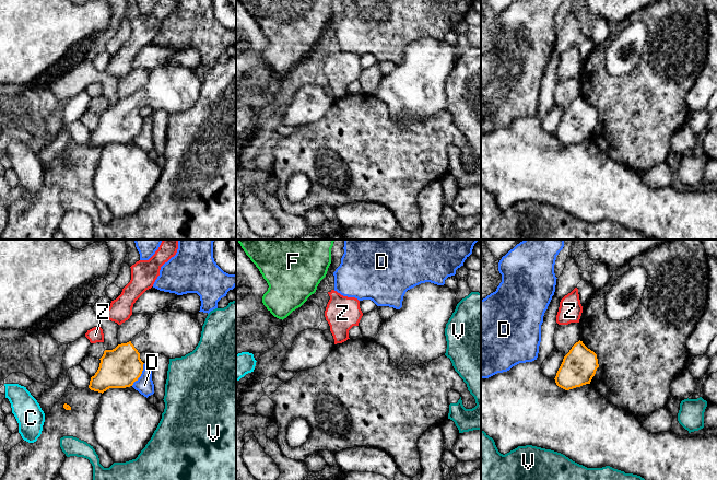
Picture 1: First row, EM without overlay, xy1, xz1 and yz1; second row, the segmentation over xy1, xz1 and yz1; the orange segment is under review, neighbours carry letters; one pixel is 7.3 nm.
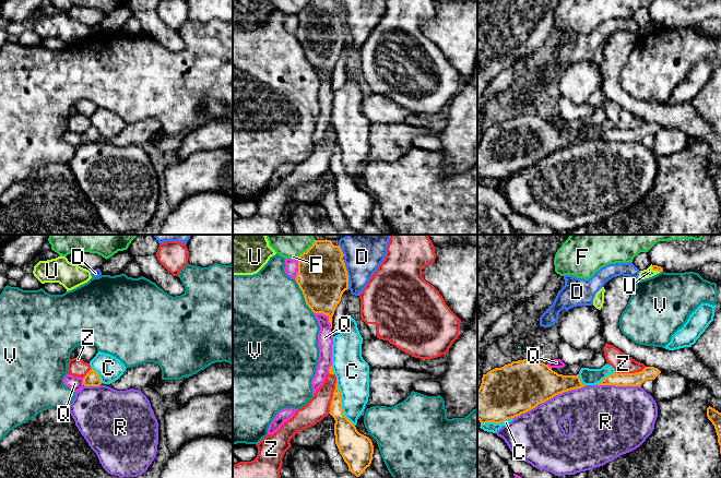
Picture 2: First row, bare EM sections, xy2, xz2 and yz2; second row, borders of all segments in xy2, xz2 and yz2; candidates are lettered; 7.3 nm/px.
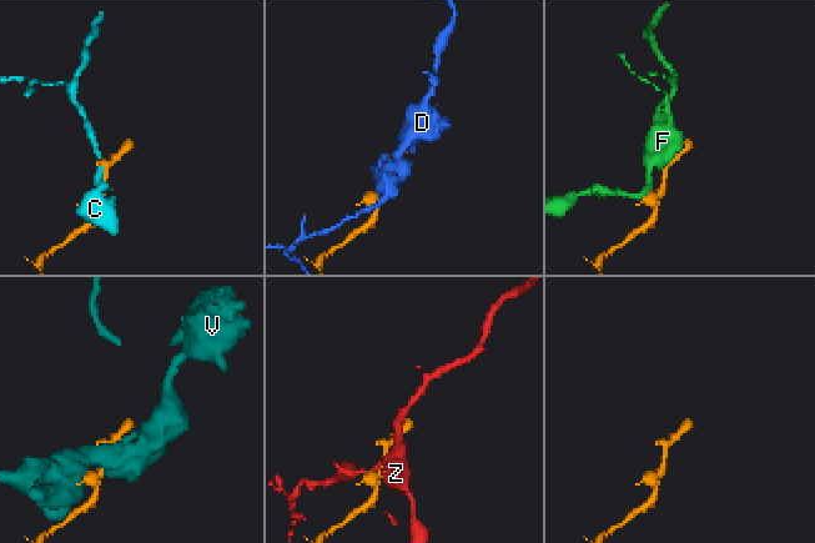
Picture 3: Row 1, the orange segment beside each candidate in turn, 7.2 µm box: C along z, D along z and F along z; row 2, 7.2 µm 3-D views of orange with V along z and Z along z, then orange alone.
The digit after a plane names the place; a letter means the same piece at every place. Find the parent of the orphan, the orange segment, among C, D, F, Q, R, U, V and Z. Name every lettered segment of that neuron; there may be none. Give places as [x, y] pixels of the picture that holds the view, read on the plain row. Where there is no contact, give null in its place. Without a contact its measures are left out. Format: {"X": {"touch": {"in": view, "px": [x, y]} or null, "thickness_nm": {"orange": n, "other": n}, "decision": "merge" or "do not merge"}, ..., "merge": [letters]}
{"C": {"touch": {"in": "xz2", "px": [341, 160]}, "thickness_nm": {"orange": 180, "other": 240}, "decision": "do not merge"}, "D": {"touch": {"in": "xz2", "px": [346, 30]}, "thickness_nm": {"orange": 360, "other": 240}, "decision": "do not merge"}, "F": {"touch": {"in": "xz2", "px": [304, 8]}, "thickness_nm": {"orange": 360, "other": 110}, "decision": "do not merge"}, "Q": {"touch": {"in": "xz2", "px": [327, 70]}, "thickness_nm": {"orange": 340, "other": 110}, "decision": "do not merge"}, "R": {"touch": {"in": "yz2", "px": [550, 154]}, "thickness_nm": {"orange": 380, "other": 320}, "decision": "do not merge"}, "U": {"touch": {"in": "yz2", "px": [654, 25]}, "thickness_nm": {"orange": 50, "other": 70}, "decision": "do not merge"}, "V": {"touch": {"in": "xz2", "px": [304, 51]}, "thickness_nm": {"orange": 360, "other": 500}, "decision": "do not merge"}, "Z": {"touch": {"in": "xz2", "px": [332, 153]}, "thickness_nm": {"orange": 150, "other": 170}, "decision": "do not merge"}, "merge": []}

